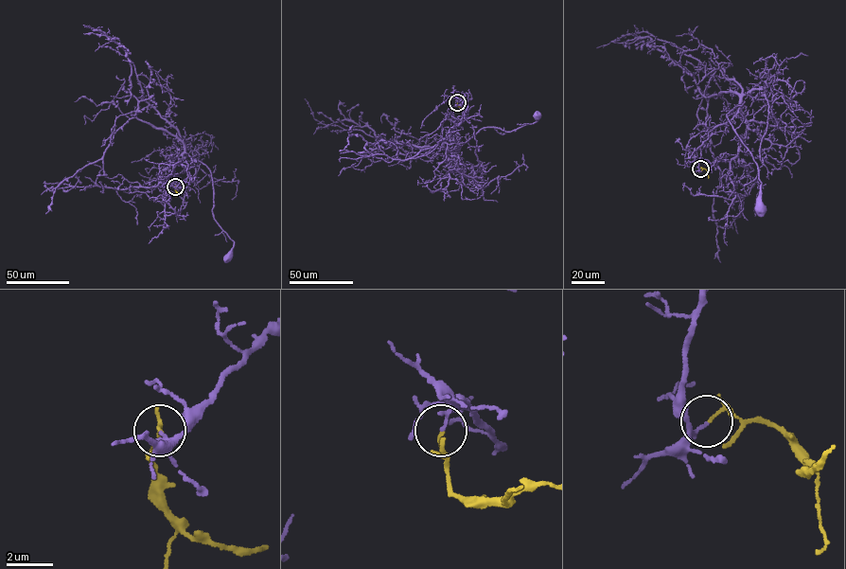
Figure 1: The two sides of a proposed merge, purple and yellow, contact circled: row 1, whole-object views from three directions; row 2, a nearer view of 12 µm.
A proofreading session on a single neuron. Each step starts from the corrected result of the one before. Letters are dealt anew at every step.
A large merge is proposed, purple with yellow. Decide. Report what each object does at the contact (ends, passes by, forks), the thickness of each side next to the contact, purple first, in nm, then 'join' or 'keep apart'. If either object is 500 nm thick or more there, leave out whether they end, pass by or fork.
purple ends | yellow passes by | 130/80 nm | keep apart

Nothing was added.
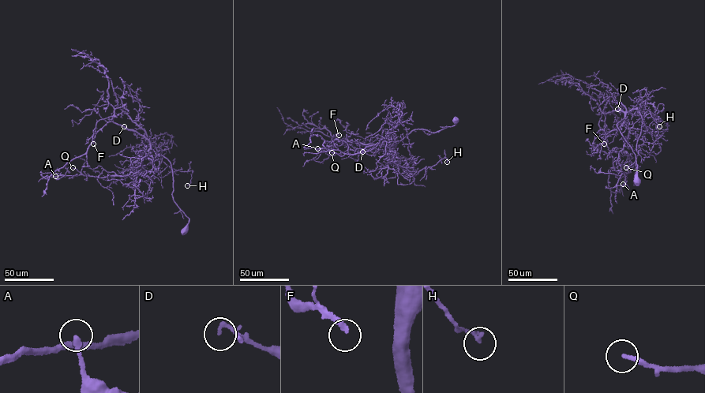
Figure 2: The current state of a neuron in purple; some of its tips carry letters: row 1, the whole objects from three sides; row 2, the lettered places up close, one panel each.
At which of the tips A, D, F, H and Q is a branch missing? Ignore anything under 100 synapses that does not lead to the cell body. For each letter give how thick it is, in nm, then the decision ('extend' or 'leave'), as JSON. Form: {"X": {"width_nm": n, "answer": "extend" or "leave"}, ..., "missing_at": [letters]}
{"A": {"width_nm": 220, "answer": "leave"}, "D": {"width_nm": 190, "answer": "leave"}, "F": {"width_nm": 240, "answer": "leave"}, "H": {"width_nm": 150, "answer": "leave"}, "Q": {"width_nm": 240, "answer": "leave"}, "missing_at": []}

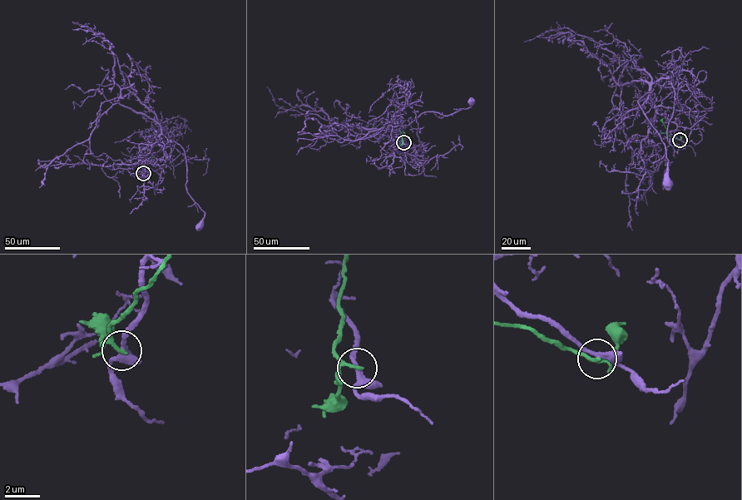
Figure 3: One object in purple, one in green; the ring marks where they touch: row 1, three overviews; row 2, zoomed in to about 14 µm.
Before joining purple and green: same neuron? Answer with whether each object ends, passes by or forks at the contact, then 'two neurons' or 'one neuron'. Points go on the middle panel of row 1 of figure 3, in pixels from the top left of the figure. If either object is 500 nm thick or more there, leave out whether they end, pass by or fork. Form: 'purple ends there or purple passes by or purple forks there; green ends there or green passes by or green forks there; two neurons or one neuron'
purple forks there; green passes by; two neurons

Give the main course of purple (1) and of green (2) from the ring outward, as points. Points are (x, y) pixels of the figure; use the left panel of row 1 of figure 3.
1: (143, 173), (148, 146), (155, 138), (162, 134), (180, 145), (186, 161), (187, 191), (205, 212), (199, 226)
2: (143, 173), (154, 156)

